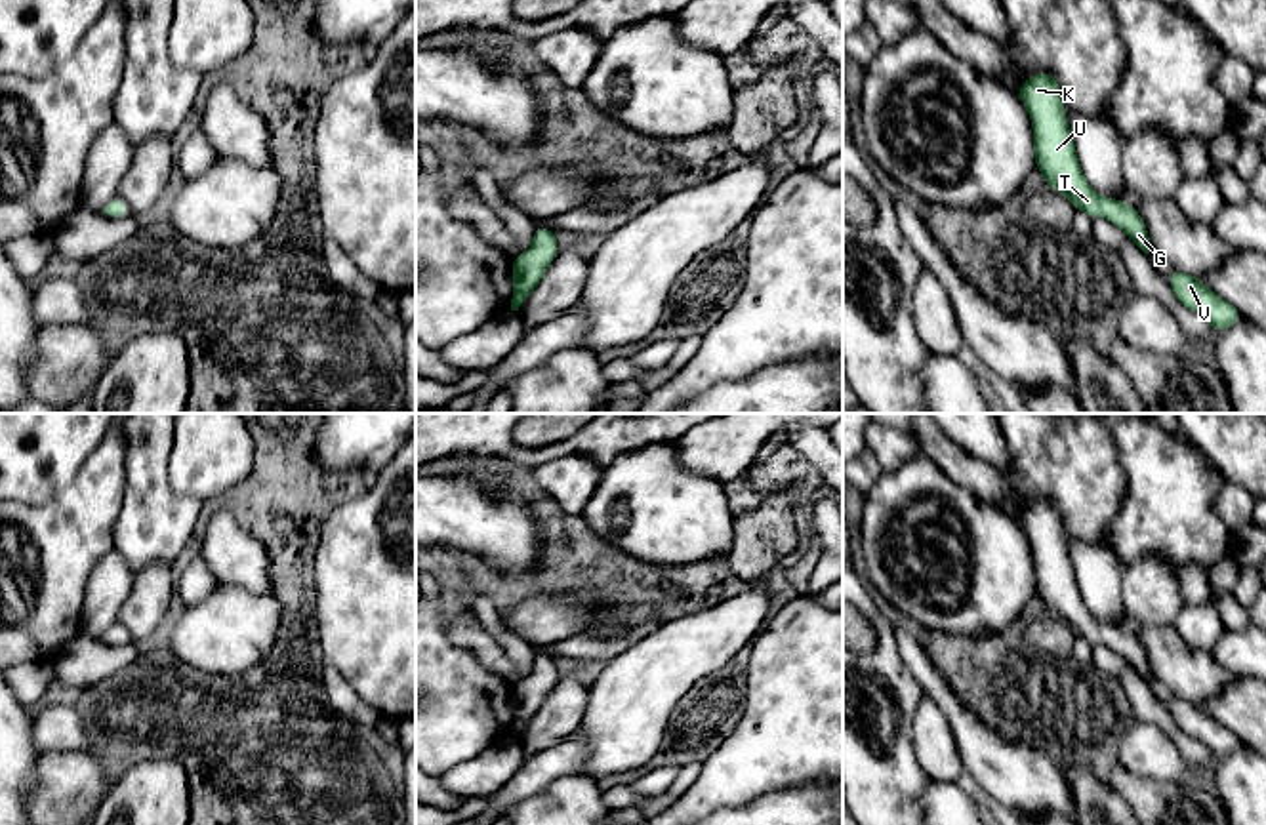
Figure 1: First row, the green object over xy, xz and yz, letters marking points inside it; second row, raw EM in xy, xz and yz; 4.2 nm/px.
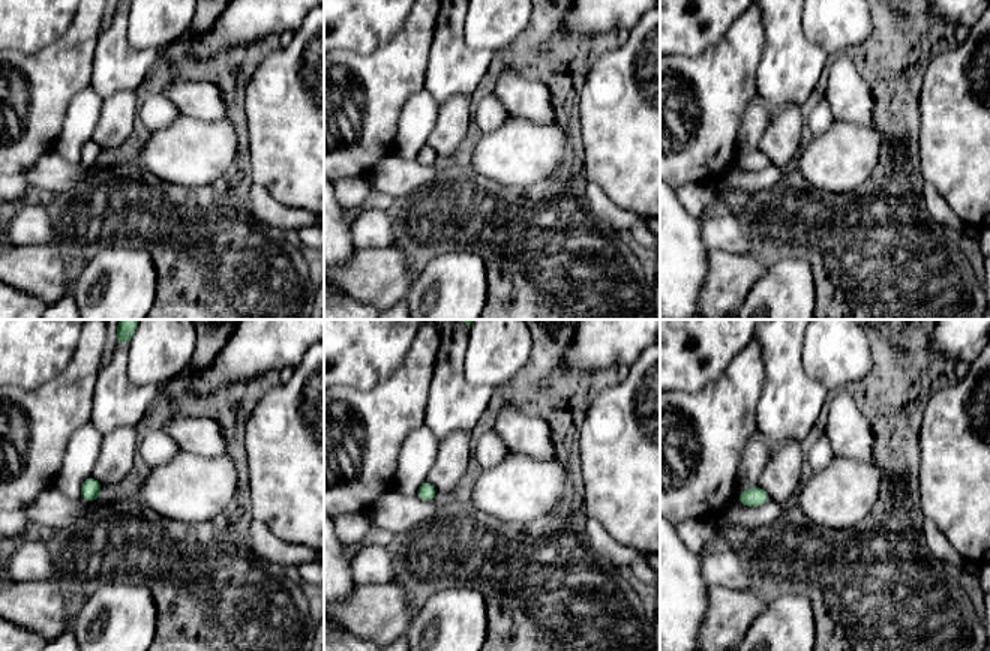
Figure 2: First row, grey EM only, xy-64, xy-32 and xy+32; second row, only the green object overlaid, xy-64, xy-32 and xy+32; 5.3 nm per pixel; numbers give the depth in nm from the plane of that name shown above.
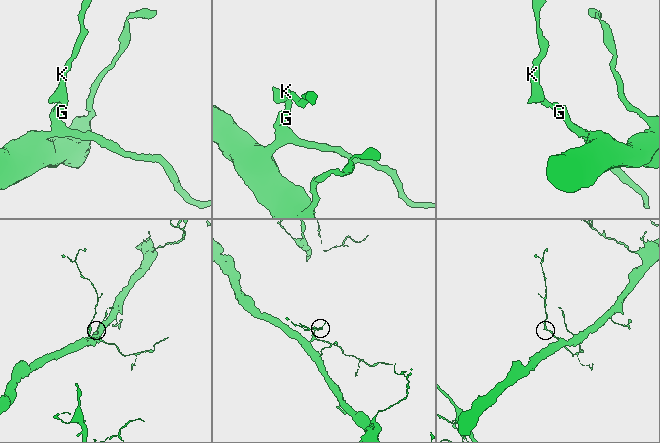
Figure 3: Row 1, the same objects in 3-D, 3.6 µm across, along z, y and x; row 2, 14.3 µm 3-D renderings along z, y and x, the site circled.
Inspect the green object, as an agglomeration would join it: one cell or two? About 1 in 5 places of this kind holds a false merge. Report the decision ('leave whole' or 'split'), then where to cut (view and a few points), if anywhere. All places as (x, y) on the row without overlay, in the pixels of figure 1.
leave whole; cut none

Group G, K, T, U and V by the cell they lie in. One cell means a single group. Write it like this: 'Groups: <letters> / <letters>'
Groups: G K T U V

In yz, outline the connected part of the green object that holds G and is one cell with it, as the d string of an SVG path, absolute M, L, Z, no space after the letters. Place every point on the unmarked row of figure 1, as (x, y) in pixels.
M1041 497L1016 516L1033 551L1035 594L1043 600L1045 608L1092 646L1106 642L1146 682L1154 678L1138 638L1117 625L1108 627L1096 621L1087 610L1075 581L1068 545L1064 543L1064 524L1054 503Z

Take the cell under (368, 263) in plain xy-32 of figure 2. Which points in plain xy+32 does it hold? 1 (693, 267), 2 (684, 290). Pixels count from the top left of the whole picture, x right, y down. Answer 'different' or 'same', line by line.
1: different
2: different

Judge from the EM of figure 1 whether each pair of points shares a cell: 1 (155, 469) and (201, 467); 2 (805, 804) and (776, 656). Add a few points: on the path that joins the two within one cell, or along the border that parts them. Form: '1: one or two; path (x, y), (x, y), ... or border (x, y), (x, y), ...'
1: two; border (172, 433), (170, 484), (201, 502)
2: two; border (822, 778), (794, 787), (778, 787), (757, 797)

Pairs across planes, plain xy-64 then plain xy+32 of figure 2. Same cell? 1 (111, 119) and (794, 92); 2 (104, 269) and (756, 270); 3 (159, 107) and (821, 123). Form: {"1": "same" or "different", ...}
{"1": "different", "2": "different", "3": "same"}

